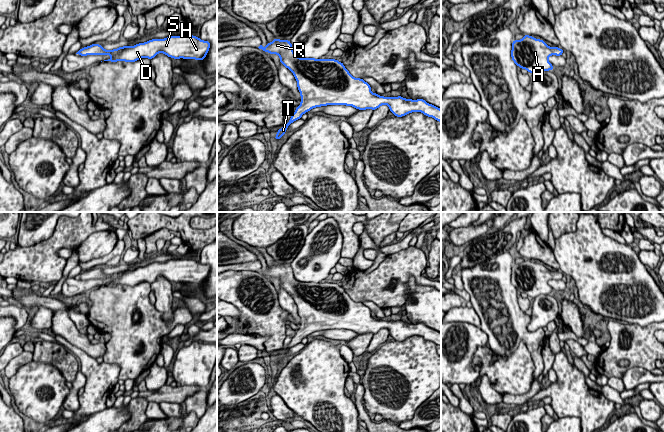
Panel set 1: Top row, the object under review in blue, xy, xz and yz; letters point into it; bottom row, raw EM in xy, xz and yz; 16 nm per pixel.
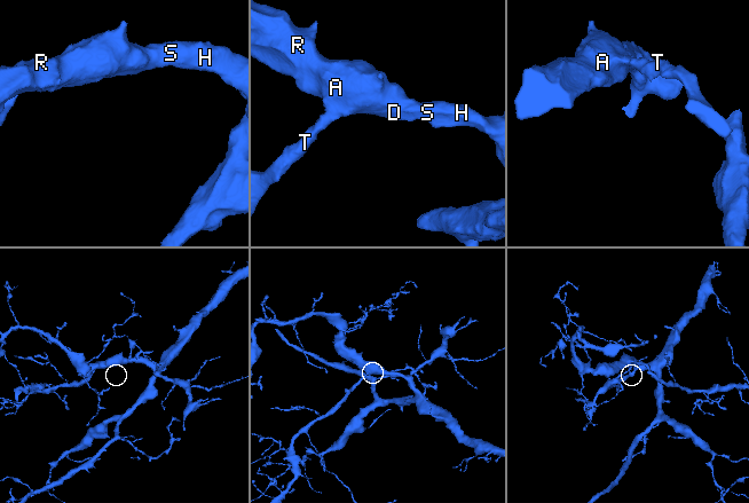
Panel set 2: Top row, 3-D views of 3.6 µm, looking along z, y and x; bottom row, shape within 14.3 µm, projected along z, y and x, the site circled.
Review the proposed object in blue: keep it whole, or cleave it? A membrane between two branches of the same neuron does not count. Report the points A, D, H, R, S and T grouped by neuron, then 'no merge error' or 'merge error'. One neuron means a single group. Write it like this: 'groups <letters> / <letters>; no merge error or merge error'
groups A D H R S T; no merge error

